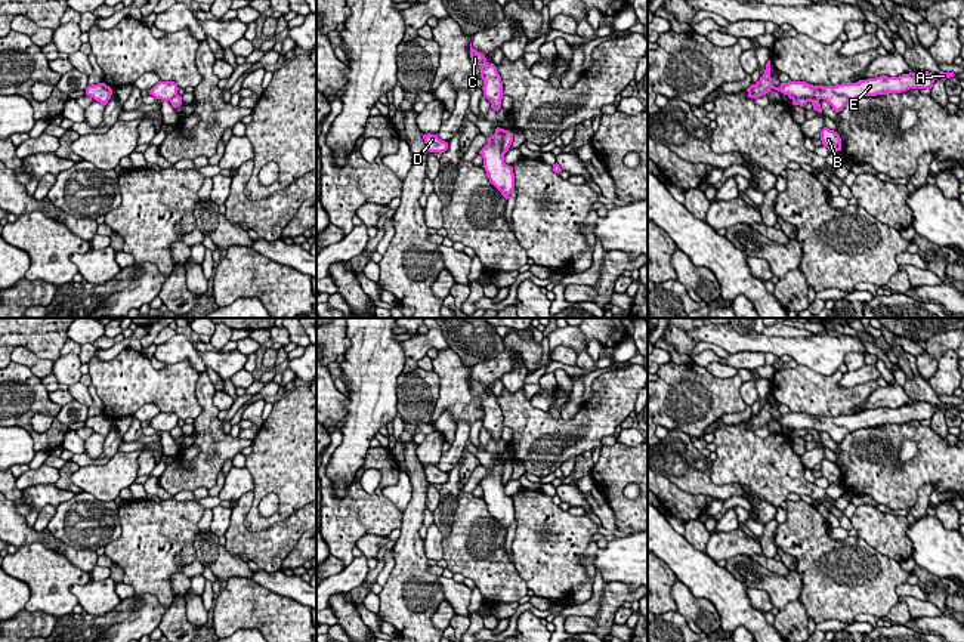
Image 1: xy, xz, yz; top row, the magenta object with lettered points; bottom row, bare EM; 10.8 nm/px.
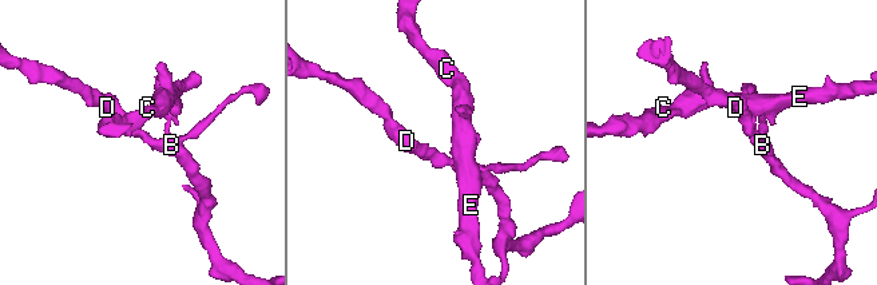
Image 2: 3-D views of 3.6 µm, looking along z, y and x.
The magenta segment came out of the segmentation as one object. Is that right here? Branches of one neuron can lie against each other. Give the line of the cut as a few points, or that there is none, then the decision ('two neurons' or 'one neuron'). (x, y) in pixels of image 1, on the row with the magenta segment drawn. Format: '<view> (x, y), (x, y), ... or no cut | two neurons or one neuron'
yz (793, 98), (815, 98), (818, 101) | two neurons

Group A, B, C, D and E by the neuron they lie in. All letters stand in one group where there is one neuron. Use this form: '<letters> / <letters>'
A C E / B D

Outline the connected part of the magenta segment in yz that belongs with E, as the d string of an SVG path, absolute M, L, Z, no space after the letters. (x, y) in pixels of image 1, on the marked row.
M770 61L766 64L764 74L747 92L748 98L769 95L772 89L787 95L790 99L815 98L826 101L835 112L858 98L877 96L887 93L902 93L909 89L931 89L937 77L929 71L915 71L899 77L880 75L875 78L859 80L856 83L841 83L837 86L813 86L806 81L788 81L775 87L770 77Z

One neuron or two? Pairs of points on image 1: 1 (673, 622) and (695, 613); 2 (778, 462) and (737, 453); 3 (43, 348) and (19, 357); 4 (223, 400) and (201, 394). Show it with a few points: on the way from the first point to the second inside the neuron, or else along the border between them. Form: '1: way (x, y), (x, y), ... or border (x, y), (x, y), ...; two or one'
1: border (676, 611), (689, 626); two
2: way (768, 459), (747, 459); one
3: border (15, 346), (24, 346), (39, 357), (53, 361); two
4: border (215, 391), (213, 403), (221, 410); two

